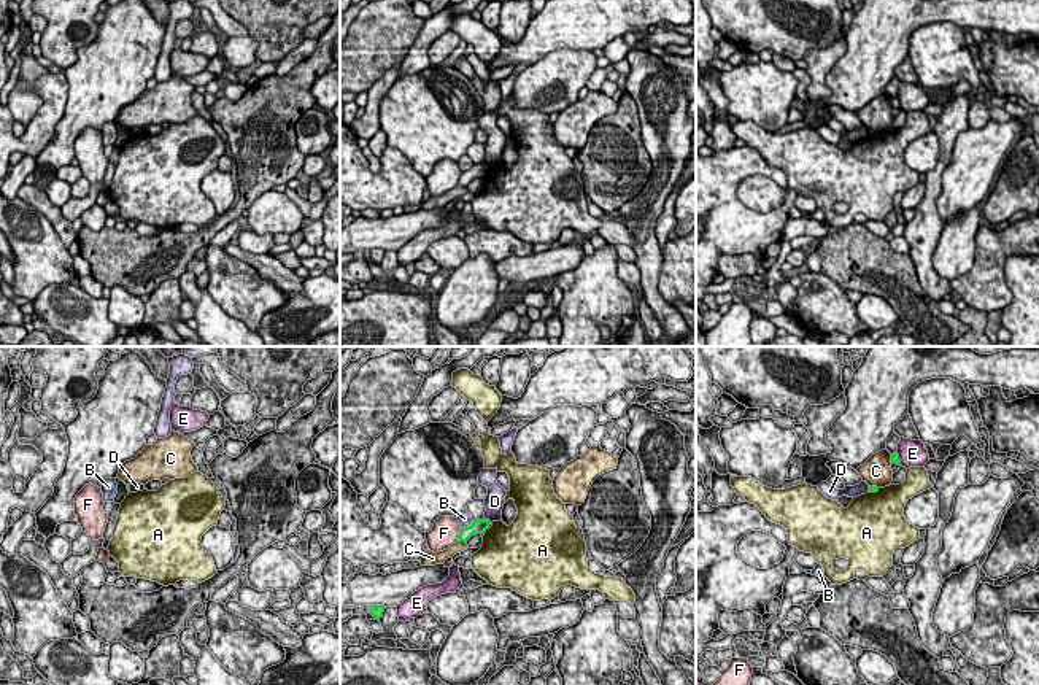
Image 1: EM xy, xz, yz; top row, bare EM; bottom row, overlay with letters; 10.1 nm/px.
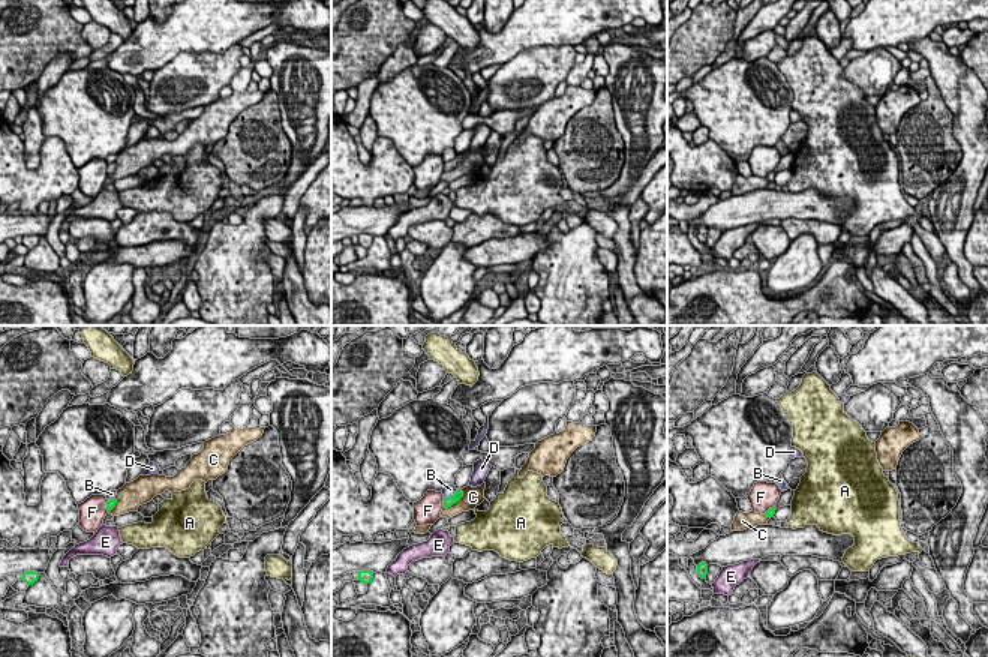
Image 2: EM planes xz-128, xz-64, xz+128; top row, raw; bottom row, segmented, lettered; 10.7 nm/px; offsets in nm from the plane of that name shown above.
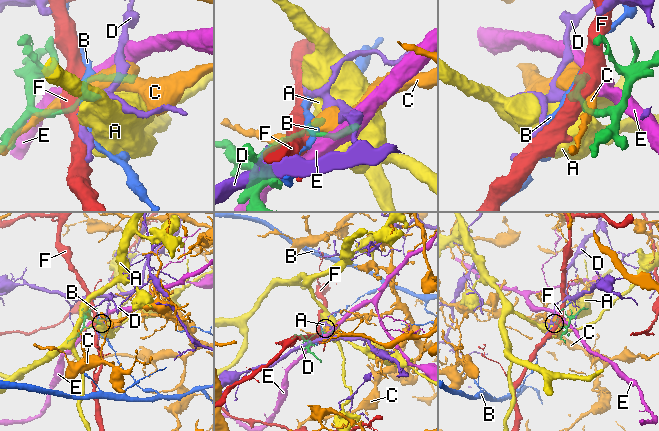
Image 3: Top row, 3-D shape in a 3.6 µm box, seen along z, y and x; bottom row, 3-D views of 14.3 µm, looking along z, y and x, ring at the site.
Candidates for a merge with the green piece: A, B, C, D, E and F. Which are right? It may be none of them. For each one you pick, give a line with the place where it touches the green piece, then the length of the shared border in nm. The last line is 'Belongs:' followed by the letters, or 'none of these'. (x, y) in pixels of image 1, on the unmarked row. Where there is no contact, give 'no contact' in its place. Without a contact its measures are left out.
Belongs: none of these

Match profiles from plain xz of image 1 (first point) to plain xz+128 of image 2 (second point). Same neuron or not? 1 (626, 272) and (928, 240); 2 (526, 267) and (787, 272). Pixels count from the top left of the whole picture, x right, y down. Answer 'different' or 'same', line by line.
1: same
2: different

